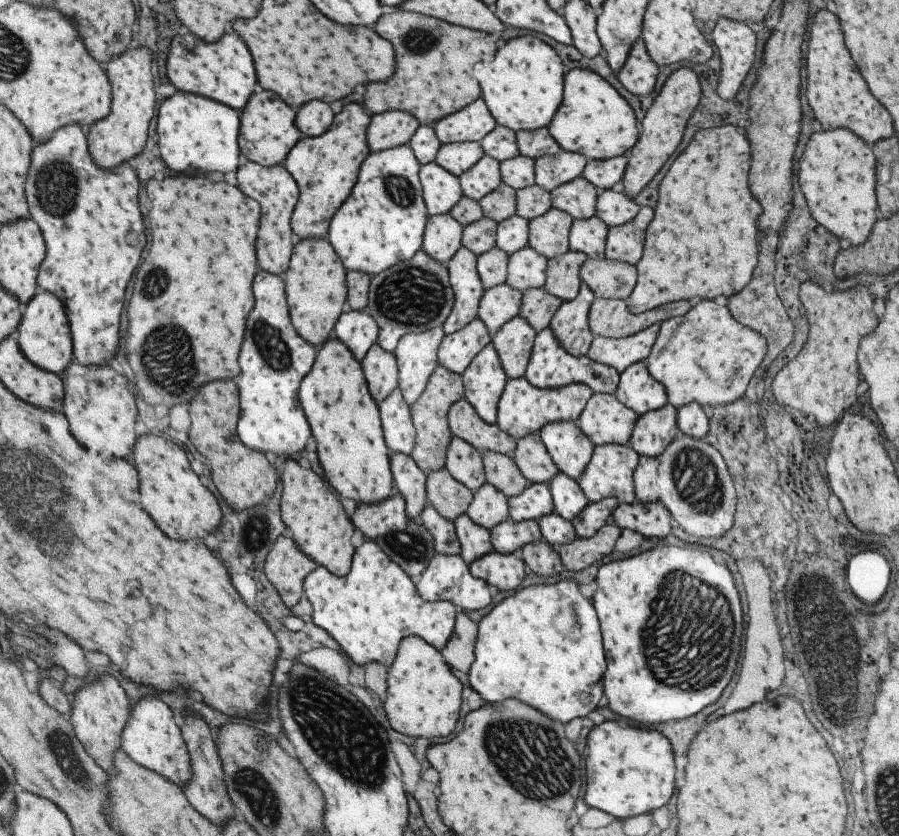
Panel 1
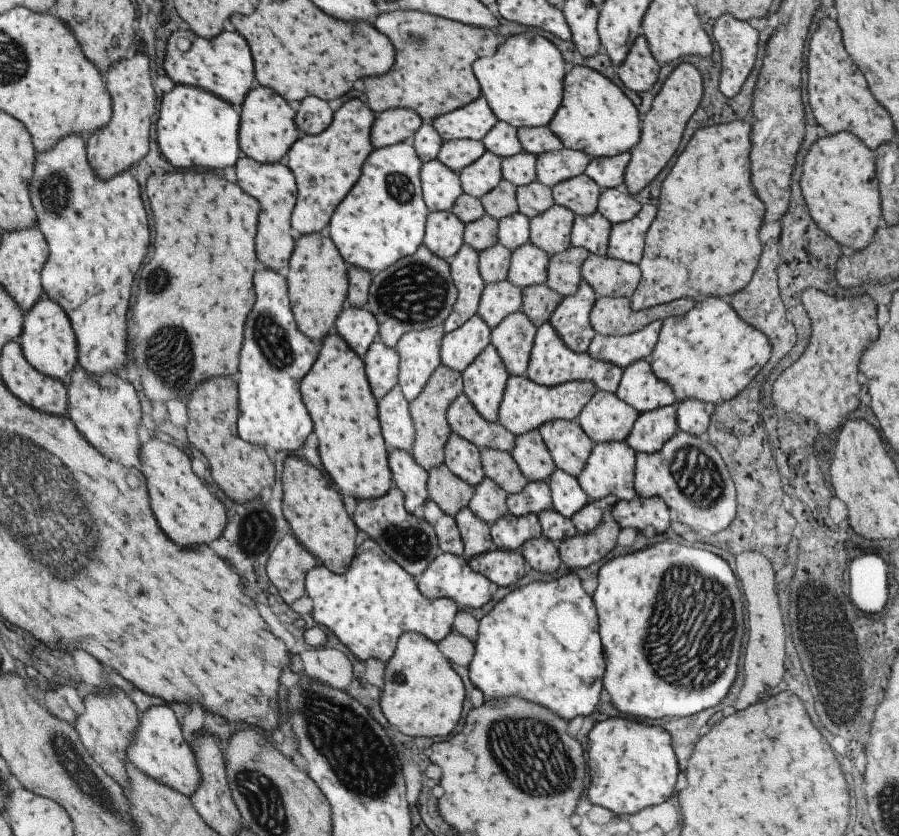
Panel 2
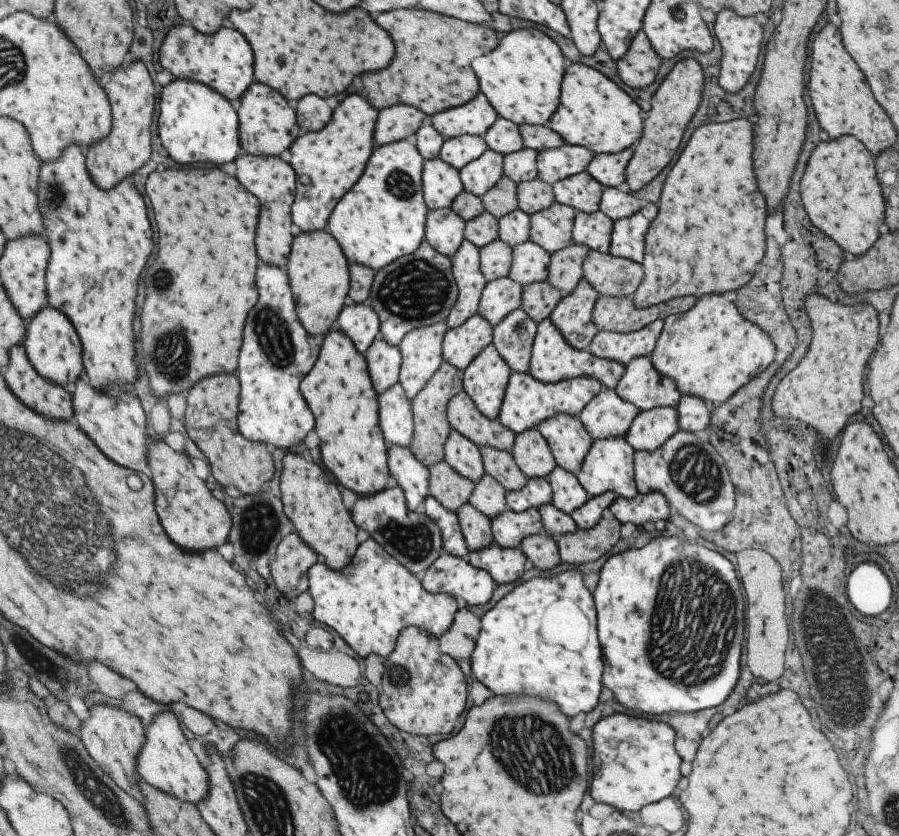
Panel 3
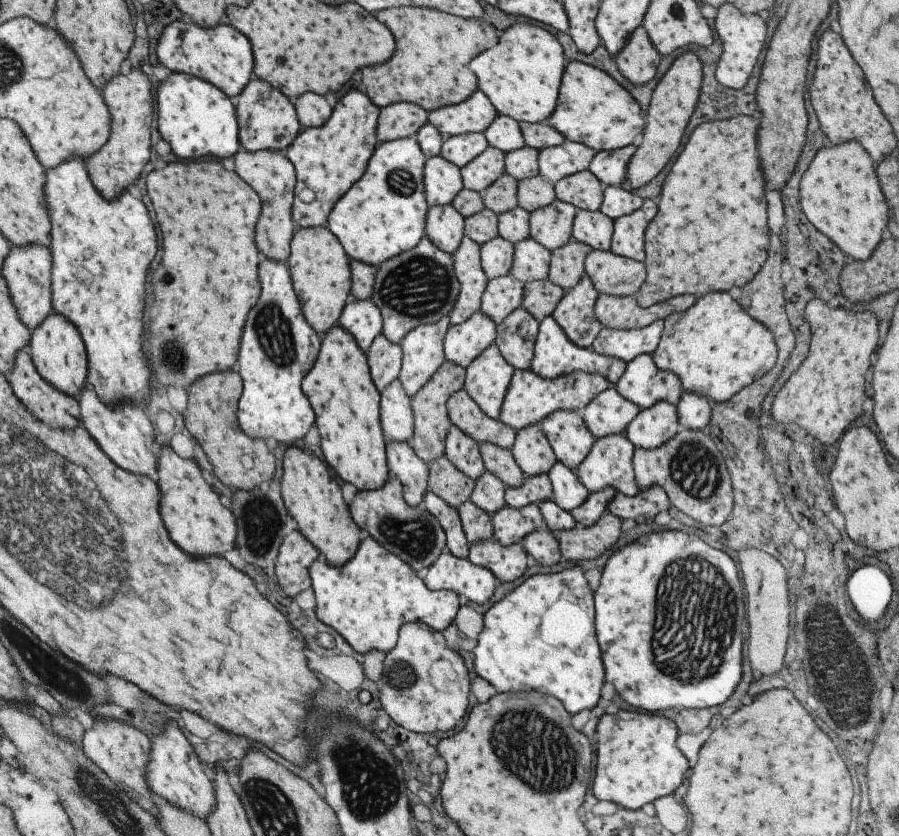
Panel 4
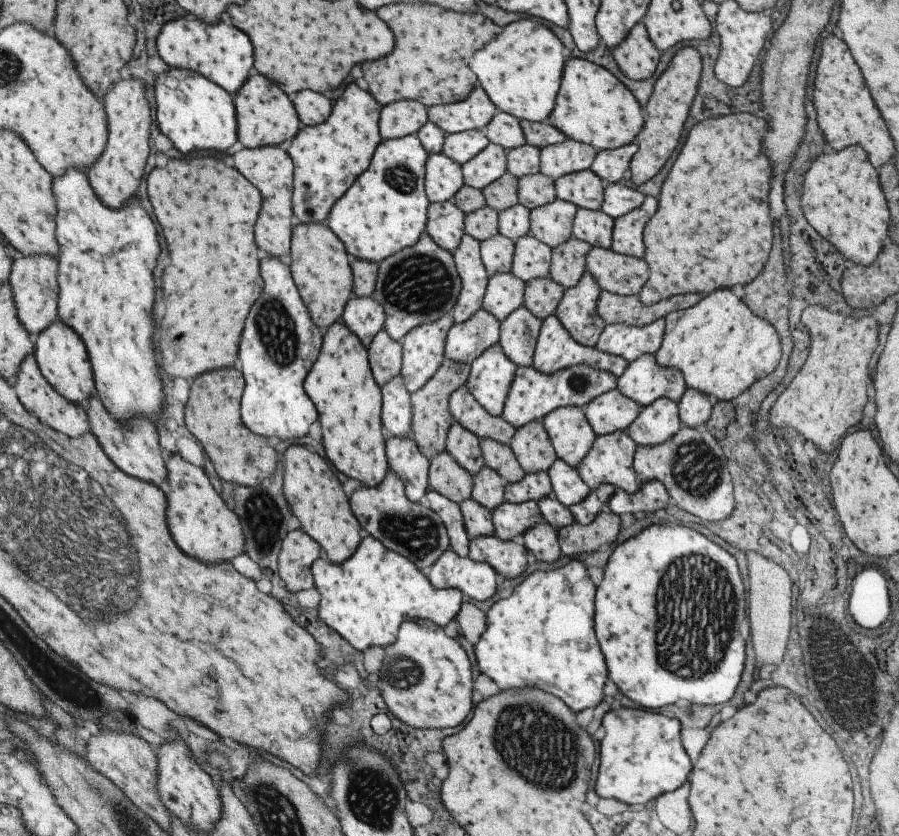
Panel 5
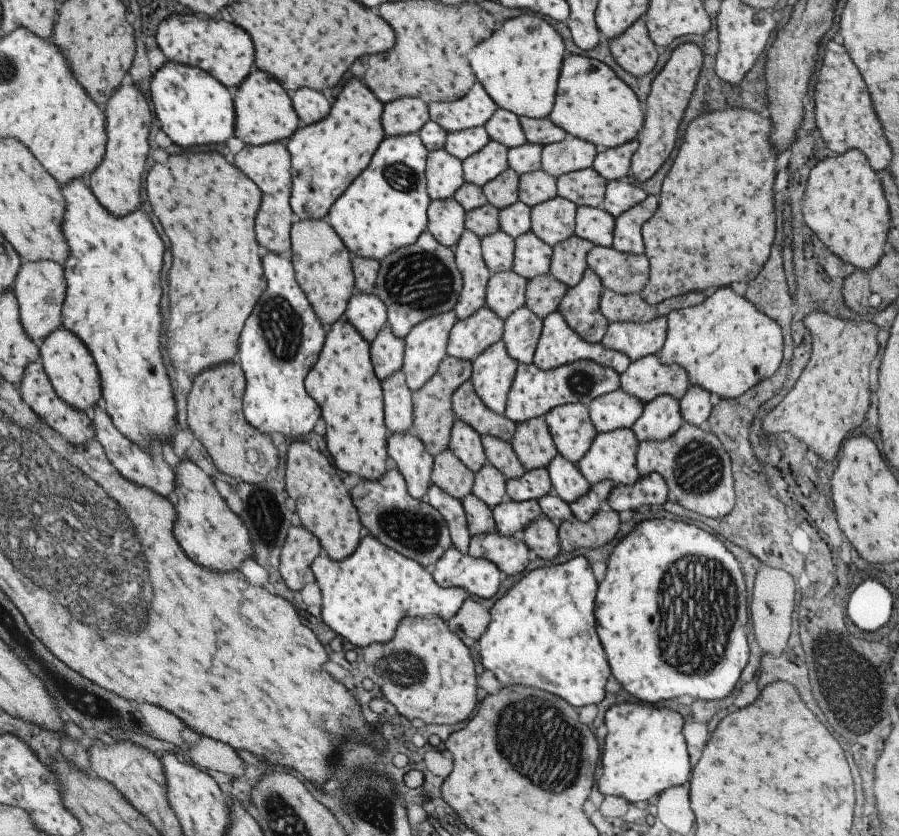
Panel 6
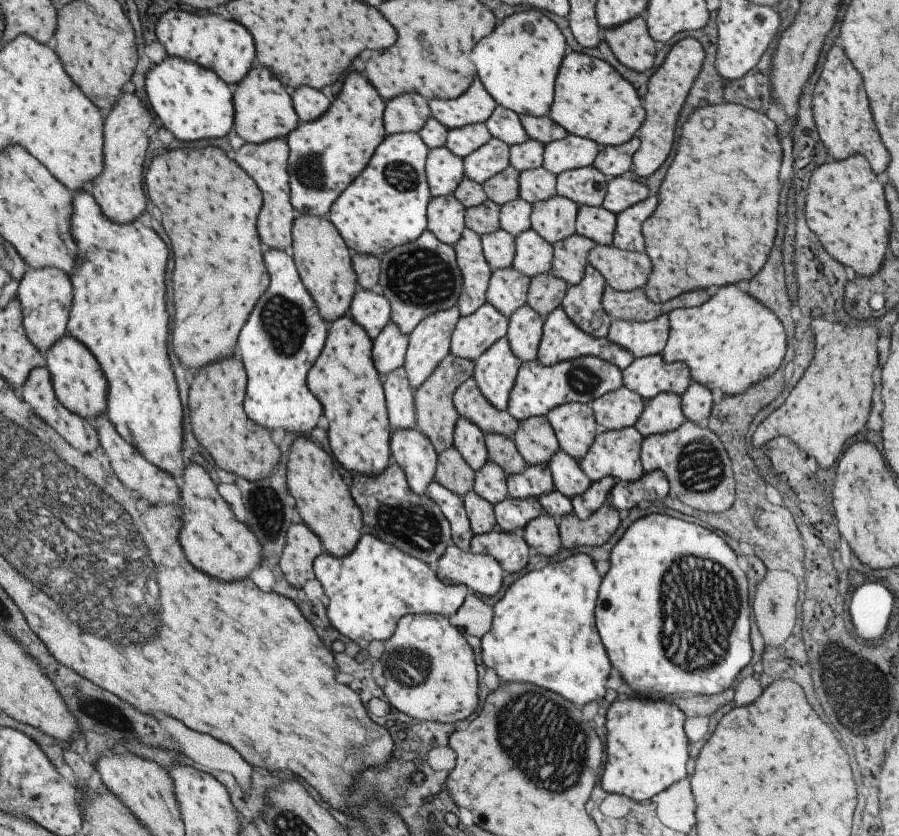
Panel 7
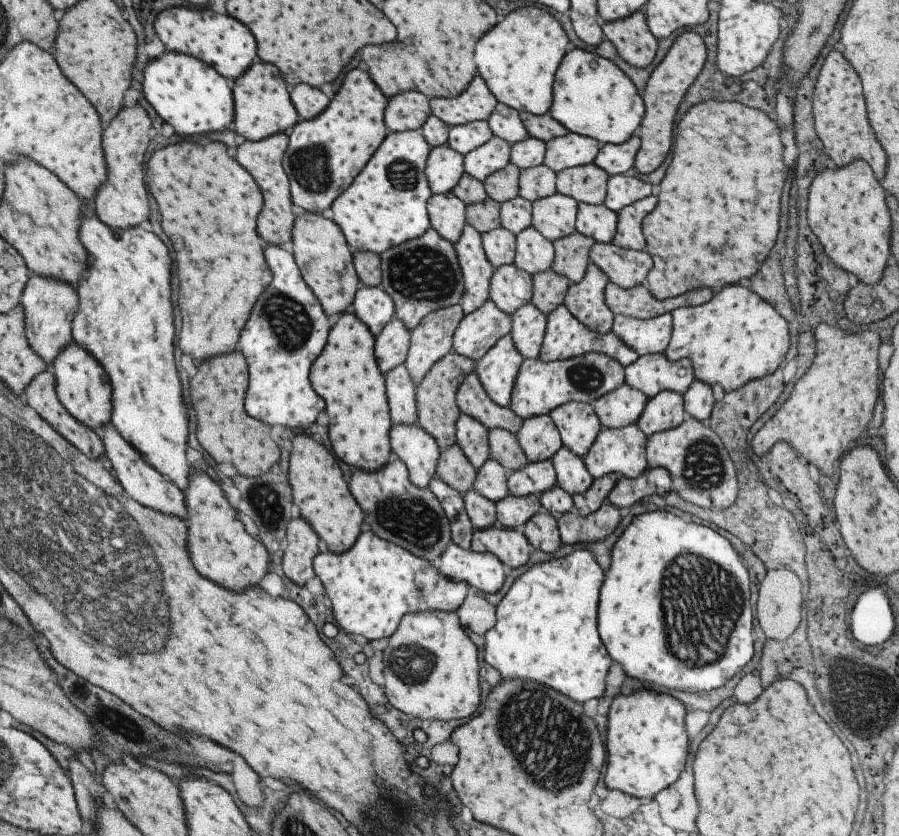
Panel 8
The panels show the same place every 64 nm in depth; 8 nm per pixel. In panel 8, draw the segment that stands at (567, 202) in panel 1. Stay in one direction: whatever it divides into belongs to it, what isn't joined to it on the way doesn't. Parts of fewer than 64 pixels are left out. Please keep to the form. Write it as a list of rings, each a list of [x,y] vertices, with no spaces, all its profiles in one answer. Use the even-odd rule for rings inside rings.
[[[594,162],[575,166],[556,173],[556,192],[569,196],[577,203],[602,204],[608,175]]]

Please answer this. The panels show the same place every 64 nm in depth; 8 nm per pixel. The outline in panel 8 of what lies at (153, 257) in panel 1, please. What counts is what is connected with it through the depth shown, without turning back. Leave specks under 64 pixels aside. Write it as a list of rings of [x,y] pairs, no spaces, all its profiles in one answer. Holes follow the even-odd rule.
[[[213,141],[203,145],[181,142],[157,148],[145,165],[145,180],[147,190],[159,208],[161,228],[173,244],[173,252],[183,258],[189,256],[189,264],[179,264],[177,308],[181,314],[181,330],[175,344],[183,354],[199,362],[217,354],[229,354],[235,348],[239,330],[255,300],[271,282],[271,274],[261,254],[261,240],[255,232],[255,216],[261,210],[261,192],[253,178],[227,156],[225,146]]]

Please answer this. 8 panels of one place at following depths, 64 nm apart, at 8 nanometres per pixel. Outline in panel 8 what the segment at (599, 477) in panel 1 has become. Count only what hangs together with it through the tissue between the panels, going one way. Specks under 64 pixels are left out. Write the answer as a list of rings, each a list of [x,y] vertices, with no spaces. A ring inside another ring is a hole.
[[[636,423],[619,429],[602,428],[591,443],[587,454],[582,458],[585,470],[592,479],[605,474],[618,474],[623,478],[637,478],[647,468],[645,460],[645,440],[647,436],[637,428]]]

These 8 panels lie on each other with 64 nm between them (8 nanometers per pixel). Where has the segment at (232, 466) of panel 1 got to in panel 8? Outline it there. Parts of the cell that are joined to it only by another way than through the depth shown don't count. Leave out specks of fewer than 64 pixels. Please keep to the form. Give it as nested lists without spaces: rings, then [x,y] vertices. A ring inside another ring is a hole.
[[[239,352],[229,354],[217,354],[207,360],[200,361],[196,366],[195,375],[189,380],[189,402],[195,412],[195,436],[201,448],[217,462],[217,464],[231,464],[237,475],[245,477],[257,477],[268,472],[280,458],[280,448],[275,445],[269,436],[269,426],[251,418],[244,411],[244,394],[248,383],[248,372],[245,358]]]

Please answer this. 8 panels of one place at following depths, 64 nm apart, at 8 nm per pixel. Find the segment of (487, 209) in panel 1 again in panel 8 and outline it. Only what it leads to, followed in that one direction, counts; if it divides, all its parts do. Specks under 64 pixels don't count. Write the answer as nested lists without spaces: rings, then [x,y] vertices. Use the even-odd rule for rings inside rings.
[[[509,162],[501,170],[489,174],[482,180],[487,196],[498,203],[517,197],[519,172],[520,169]]]

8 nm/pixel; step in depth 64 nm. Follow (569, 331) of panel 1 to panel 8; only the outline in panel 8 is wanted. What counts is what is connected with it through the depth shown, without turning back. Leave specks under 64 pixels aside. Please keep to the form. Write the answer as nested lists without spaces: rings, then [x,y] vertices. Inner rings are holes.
[[[589,261],[583,278],[579,282],[570,283],[562,302],[573,318],[599,334],[611,330],[614,317],[605,306],[604,290],[607,283],[607,276]]]

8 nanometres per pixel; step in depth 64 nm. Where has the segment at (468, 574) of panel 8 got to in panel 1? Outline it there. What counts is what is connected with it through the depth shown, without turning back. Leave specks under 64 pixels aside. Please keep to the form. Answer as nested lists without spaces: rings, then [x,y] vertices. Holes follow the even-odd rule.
[[[436,552],[414,586],[421,600],[425,600],[425,602],[445,600],[451,602],[457,611],[463,612],[485,608],[492,598],[487,583],[483,582],[481,578],[473,578],[473,575],[469,574],[468,565],[461,560],[458,554],[445,555]]]

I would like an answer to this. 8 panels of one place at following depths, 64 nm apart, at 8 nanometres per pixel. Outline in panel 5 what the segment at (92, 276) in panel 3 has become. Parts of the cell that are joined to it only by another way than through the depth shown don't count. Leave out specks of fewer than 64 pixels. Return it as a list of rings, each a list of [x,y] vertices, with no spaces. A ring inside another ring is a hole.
[[[67,168],[63,172],[63,176],[52,177],[51,182],[51,194],[55,198],[55,206],[57,206],[57,214],[55,214],[55,242],[59,246],[57,250],[57,317],[65,326],[69,326],[77,336],[82,340],[89,356],[89,362],[91,364],[91,370],[93,370],[93,384],[95,386],[94,394],[97,395],[99,402],[105,407],[105,410],[111,415],[113,420],[117,420],[119,424],[127,424],[129,418],[133,416],[141,416],[145,420],[149,420],[151,424],[157,422],[157,413],[161,408],[161,402],[163,401],[162,384],[159,378],[160,374],[157,374],[157,366],[155,366],[155,360],[153,360],[153,352],[151,352],[151,346],[149,346],[149,338],[151,338],[151,304],[153,304],[153,280],[151,280],[151,270],[155,266],[155,258],[159,254],[159,242],[157,242],[157,232],[155,232],[155,224],[149,220],[147,212],[139,206],[138,202],[133,202],[134,198],[131,198],[129,202],[125,202],[125,206],[117,208],[117,210],[111,210],[111,208],[103,206],[97,195],[91,190],[87,177],[83,174],[83,170],[77,170],[77,168]]]

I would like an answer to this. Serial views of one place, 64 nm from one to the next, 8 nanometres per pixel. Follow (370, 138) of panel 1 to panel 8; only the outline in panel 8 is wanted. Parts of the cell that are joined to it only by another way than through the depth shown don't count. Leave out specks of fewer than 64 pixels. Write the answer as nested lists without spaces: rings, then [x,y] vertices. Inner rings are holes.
[[[417,90],[401,92],[387,100],[383,115],[387,133],[419,129],[430,115],[428,99]]]

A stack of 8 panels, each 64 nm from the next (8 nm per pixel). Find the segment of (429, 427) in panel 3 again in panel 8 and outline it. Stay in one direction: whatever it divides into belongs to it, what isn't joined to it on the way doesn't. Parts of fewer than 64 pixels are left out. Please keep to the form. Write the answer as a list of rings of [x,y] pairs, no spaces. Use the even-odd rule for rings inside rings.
[[[452,350],[440,358],[429,368],[428,373],[415,385],[416,416],[419,425],[438,446],[438,450],[445,450],[455,443],[454,426],[460,412],[455,404],[455,393],[463,379],[469,372],[474,372],[476,361],[465,356],[459,356]]]

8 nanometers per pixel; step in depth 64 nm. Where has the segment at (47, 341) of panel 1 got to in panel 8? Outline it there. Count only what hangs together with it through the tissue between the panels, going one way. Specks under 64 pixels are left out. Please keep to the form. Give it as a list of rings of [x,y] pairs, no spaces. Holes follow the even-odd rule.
[[[69,343],[59,350],[57,358],[51,362],[51,373],[55,380],[55,394],[61,406],[69,412],[77,422],[94,429],[98,433],[102,426],[109,424],[111,416],[111,384],[101,365],[83,350],[77,343]]]

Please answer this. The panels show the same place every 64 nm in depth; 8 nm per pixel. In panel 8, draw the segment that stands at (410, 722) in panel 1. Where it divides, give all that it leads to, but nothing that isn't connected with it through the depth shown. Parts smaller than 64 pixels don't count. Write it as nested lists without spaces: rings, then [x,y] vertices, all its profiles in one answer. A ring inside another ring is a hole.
[[[429,610],[404,614],[382,650],[386,701],[419,719],[469,718],[479,704],[477,649],[454,612]]]

